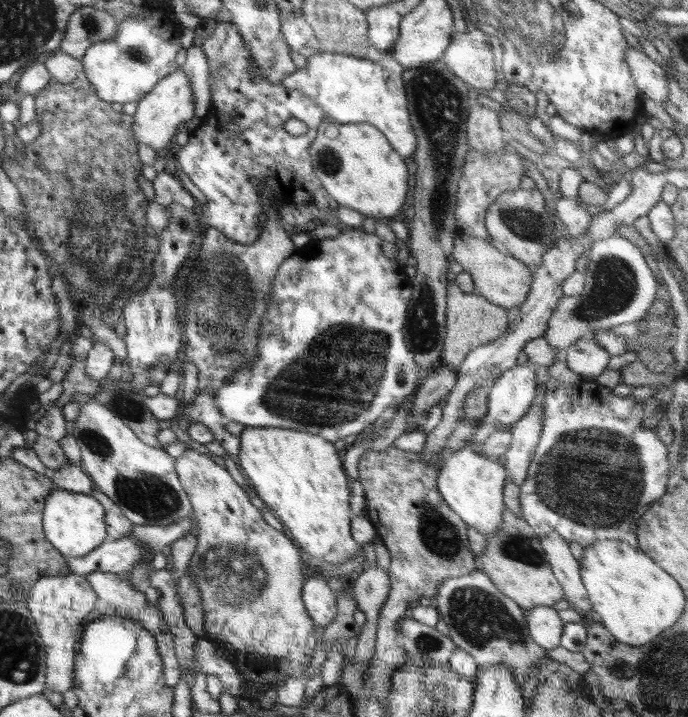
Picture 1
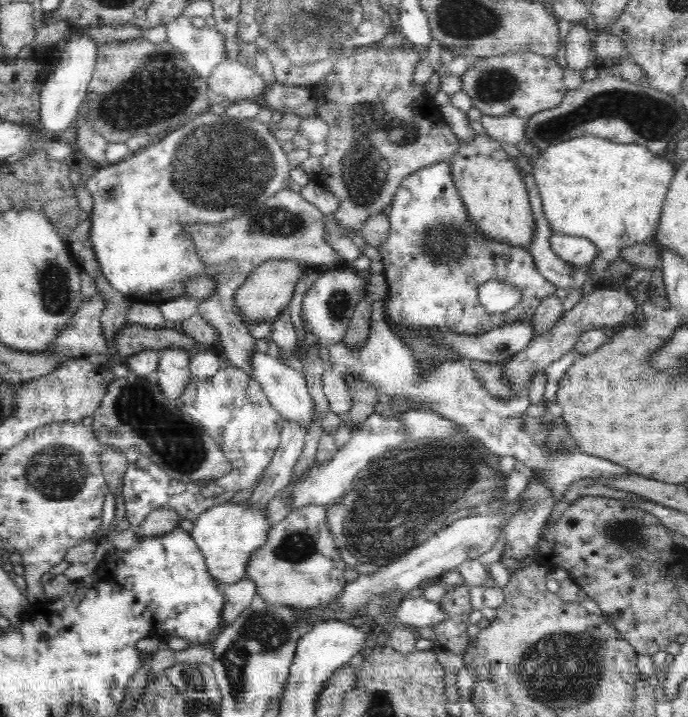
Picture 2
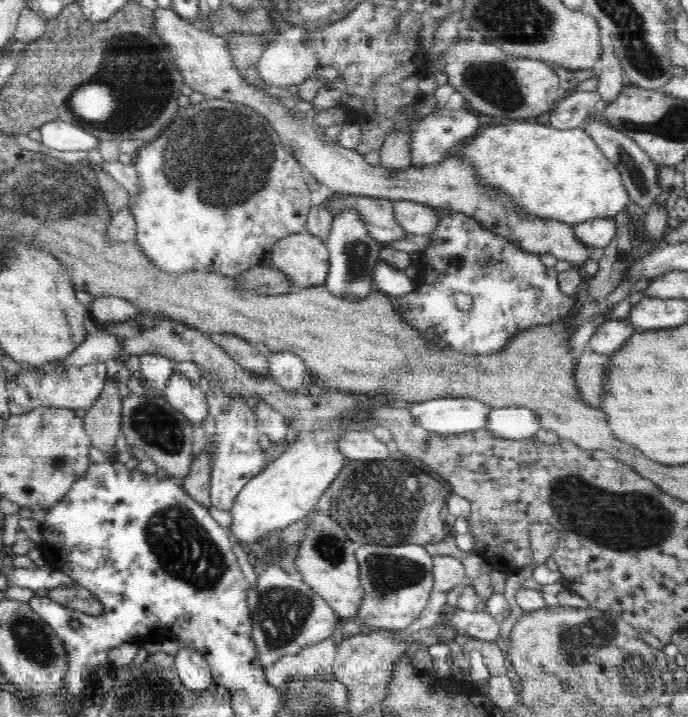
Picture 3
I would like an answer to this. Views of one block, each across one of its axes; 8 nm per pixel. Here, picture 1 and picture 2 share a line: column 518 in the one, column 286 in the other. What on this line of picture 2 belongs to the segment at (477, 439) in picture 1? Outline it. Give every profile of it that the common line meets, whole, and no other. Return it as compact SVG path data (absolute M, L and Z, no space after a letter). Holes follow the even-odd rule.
M253 352L251 367L254 378L260 383L264 394L268 397L270 404L278 410L285 421L292 421L302 425L309 425L315 417L314 401L308 392L305 373L296 371L290 366L282 363L280 359L273 358L266 353Z

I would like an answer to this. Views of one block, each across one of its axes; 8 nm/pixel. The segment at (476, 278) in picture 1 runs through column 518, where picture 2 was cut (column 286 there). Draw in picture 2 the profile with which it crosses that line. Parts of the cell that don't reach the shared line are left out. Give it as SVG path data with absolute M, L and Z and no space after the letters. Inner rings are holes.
M268 260L253 269L248 278L238 287L234 301L246 315L248 322L271 323L284 309L288 308L294 296L295 284L302 276L302 267L294 260Z

